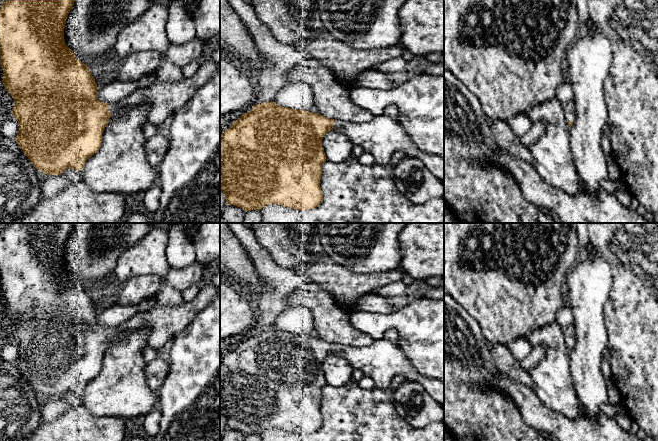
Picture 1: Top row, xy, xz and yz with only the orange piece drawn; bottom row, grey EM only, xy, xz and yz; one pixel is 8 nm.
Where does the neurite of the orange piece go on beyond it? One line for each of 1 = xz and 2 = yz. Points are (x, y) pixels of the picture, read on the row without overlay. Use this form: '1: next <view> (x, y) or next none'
1: next xz (382, 360)
2: next yz (569, 332)

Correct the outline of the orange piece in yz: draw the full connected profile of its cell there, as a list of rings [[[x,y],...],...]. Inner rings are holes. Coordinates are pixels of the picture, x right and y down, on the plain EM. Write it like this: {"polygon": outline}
{"polygon": [[[573,325],[565,327],[563,330],[563,334],[565,337],[566,344],[569,350],[571,351],[575,345],[575,336],[576,336],[576,332]]]}

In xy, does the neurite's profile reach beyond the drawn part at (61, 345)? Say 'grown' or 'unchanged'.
grown

